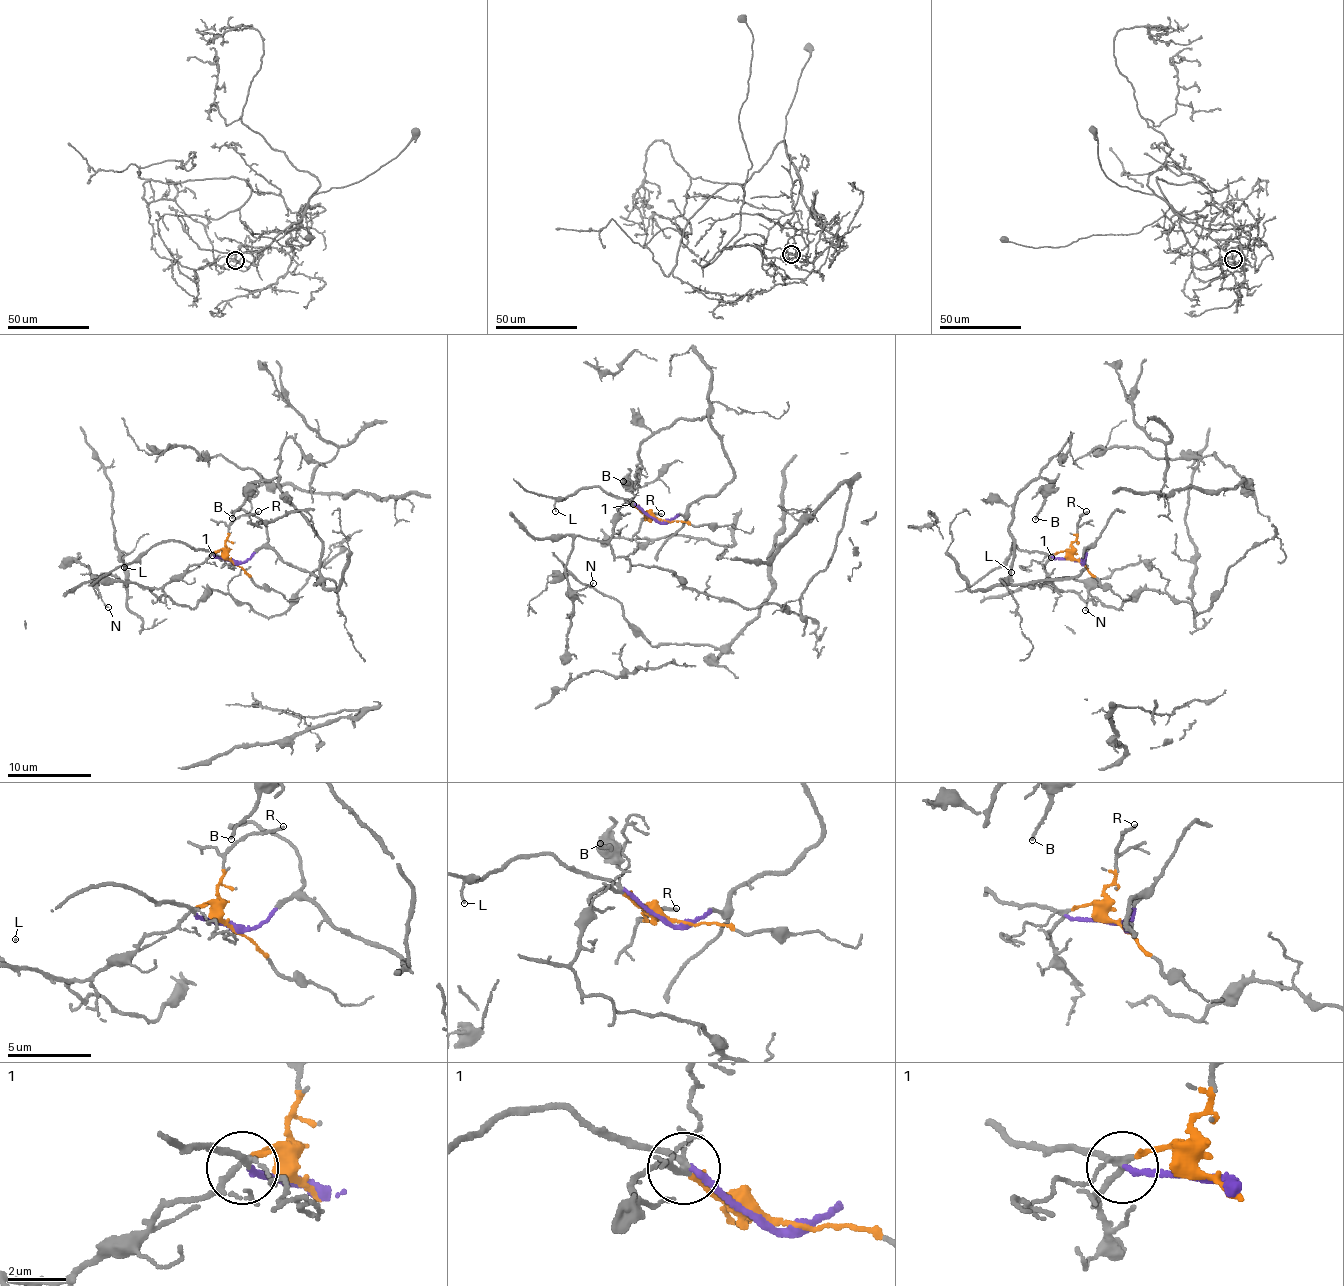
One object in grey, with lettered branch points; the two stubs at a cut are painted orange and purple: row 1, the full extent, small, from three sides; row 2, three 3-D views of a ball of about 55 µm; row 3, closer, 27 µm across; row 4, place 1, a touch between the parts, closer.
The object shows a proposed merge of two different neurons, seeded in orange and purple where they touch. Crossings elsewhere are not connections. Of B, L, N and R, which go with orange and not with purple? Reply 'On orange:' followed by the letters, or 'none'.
On orange: N, R

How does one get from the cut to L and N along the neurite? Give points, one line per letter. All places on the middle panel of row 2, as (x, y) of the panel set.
L: (659, 520), (625, 499), (611, 497), (596, 486), (579, 488), (564, 498), (556, 498), (556, 510)
N: (659, 520), (624, 503), (605, 542), (575, 537), (565, 565), (566, 584), (571, 590), (582, 590), (593, 583)

